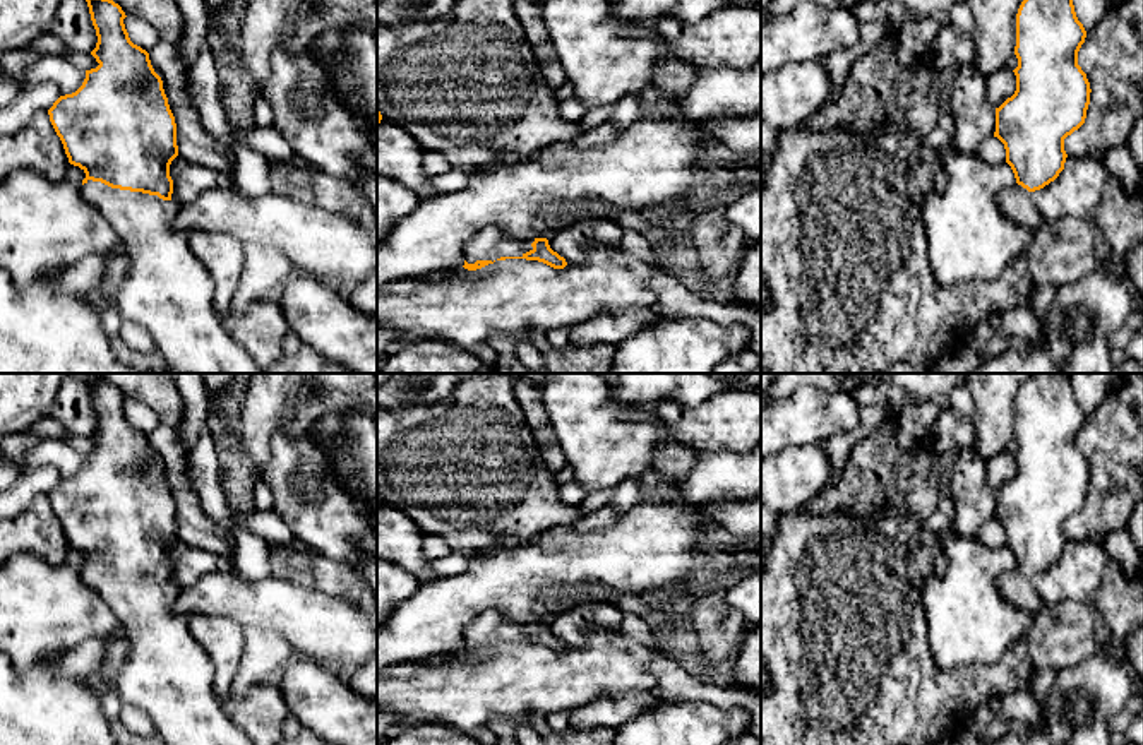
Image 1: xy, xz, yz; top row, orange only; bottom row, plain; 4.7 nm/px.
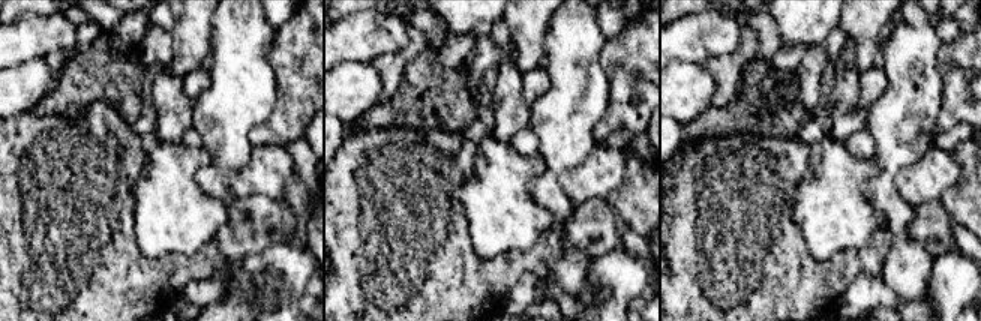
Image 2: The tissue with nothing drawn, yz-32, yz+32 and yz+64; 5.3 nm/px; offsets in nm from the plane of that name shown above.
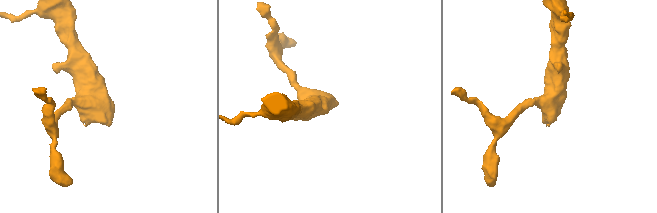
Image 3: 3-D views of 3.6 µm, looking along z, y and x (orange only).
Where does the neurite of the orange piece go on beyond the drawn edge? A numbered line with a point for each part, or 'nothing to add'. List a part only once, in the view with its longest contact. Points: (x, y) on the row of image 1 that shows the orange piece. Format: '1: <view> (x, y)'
1: xy (167, 290)

